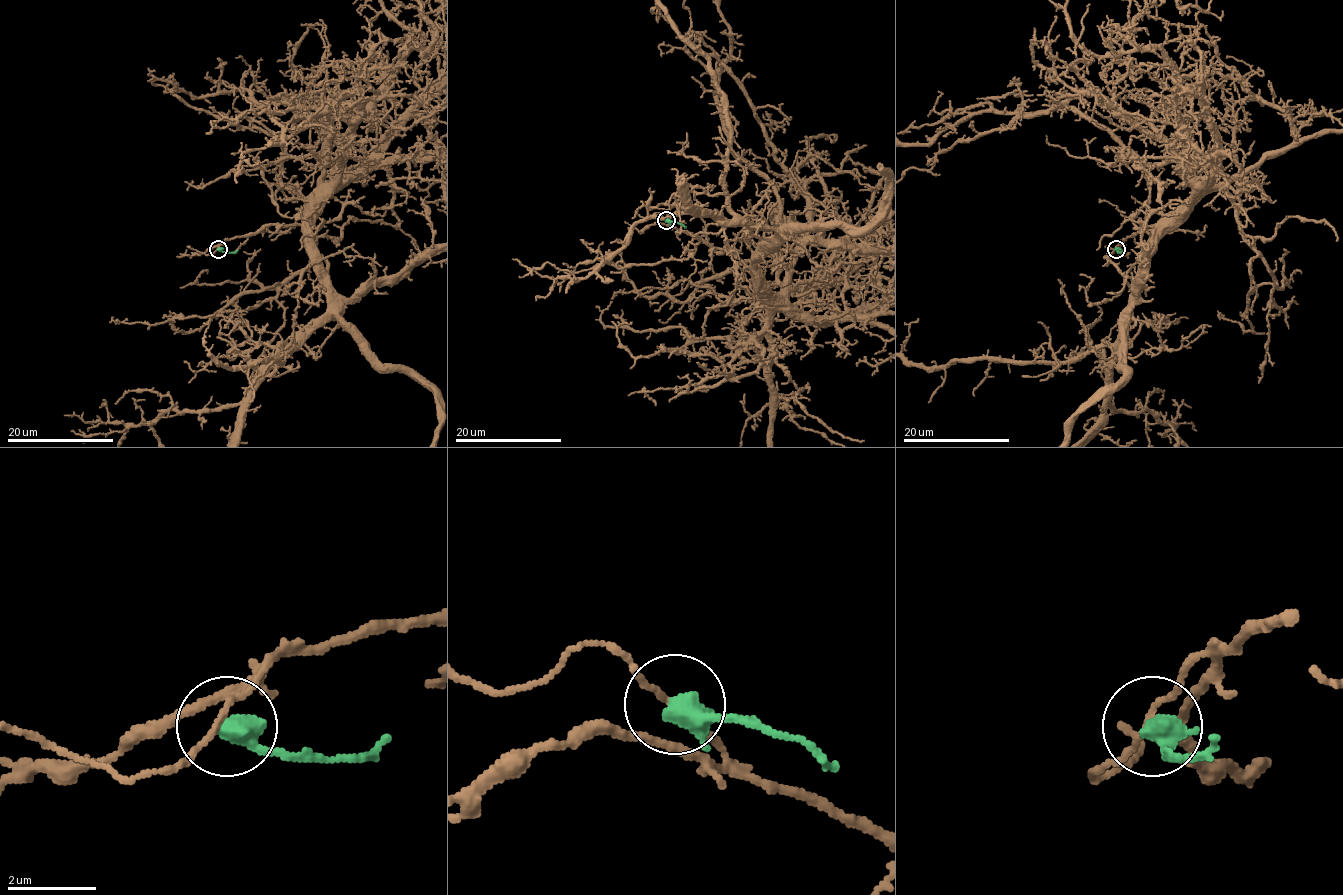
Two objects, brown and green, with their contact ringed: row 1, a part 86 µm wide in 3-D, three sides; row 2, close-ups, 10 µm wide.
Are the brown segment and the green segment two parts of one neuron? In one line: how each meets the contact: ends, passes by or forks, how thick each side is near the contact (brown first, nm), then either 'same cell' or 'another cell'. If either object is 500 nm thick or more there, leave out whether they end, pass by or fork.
calibres 120 and 550 nm; another cell

